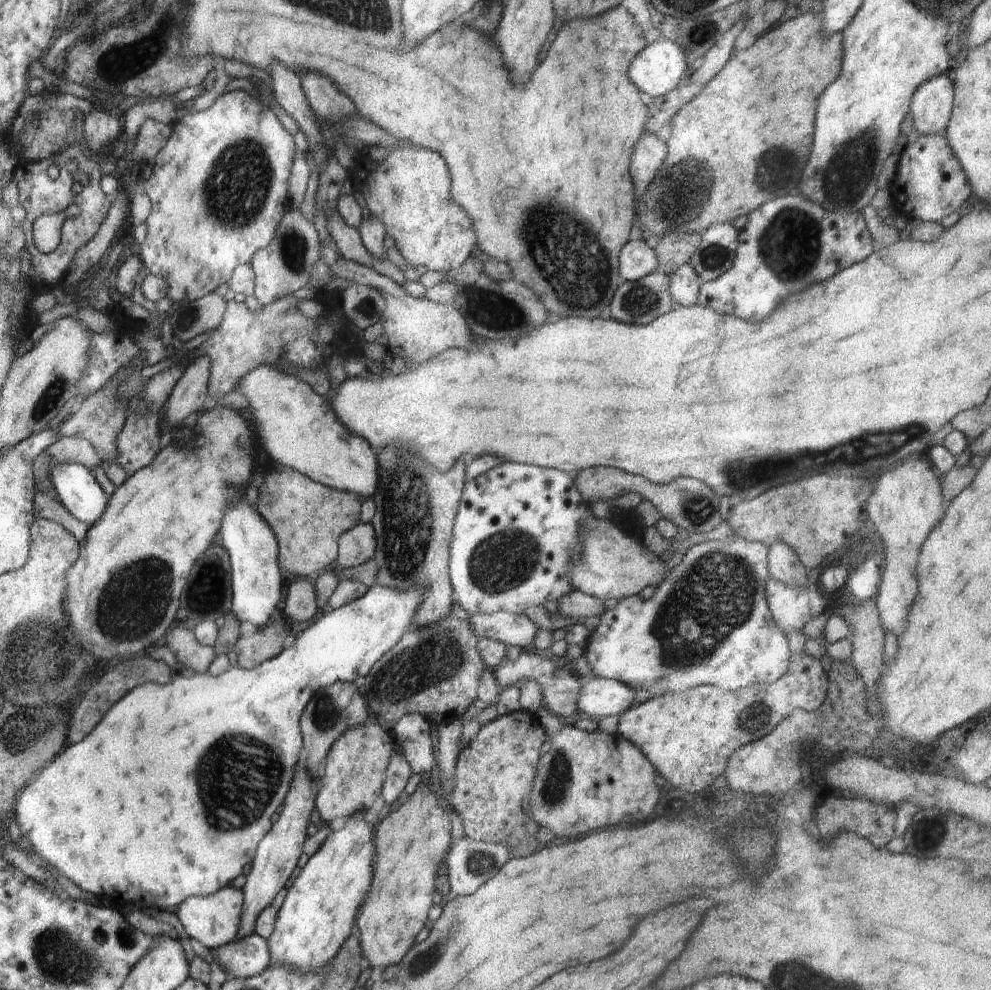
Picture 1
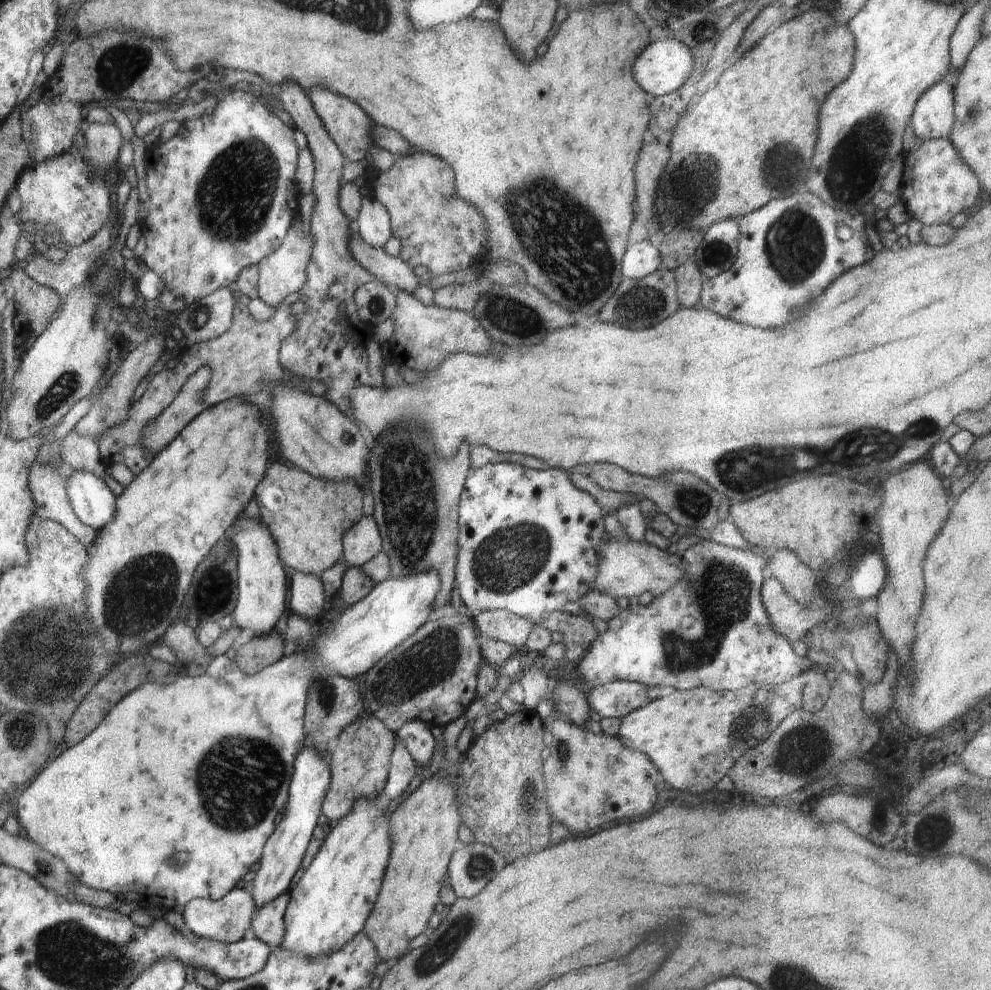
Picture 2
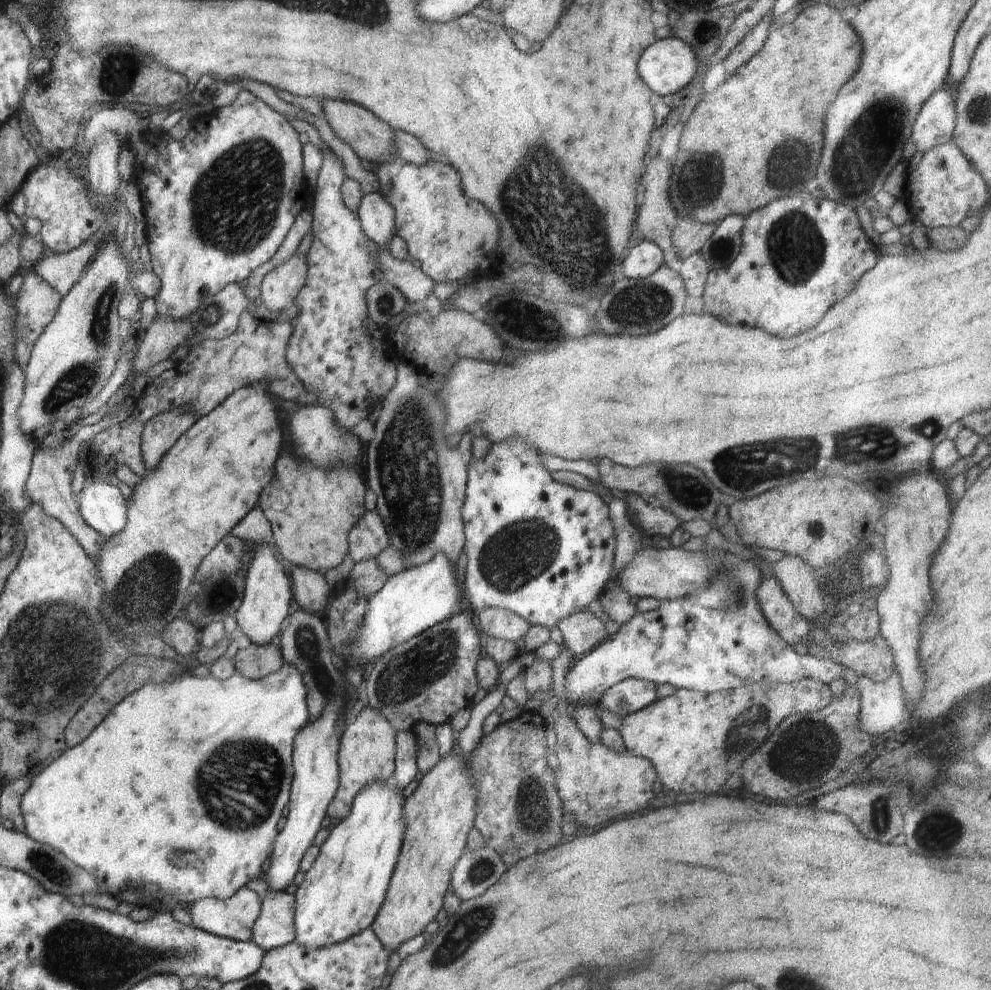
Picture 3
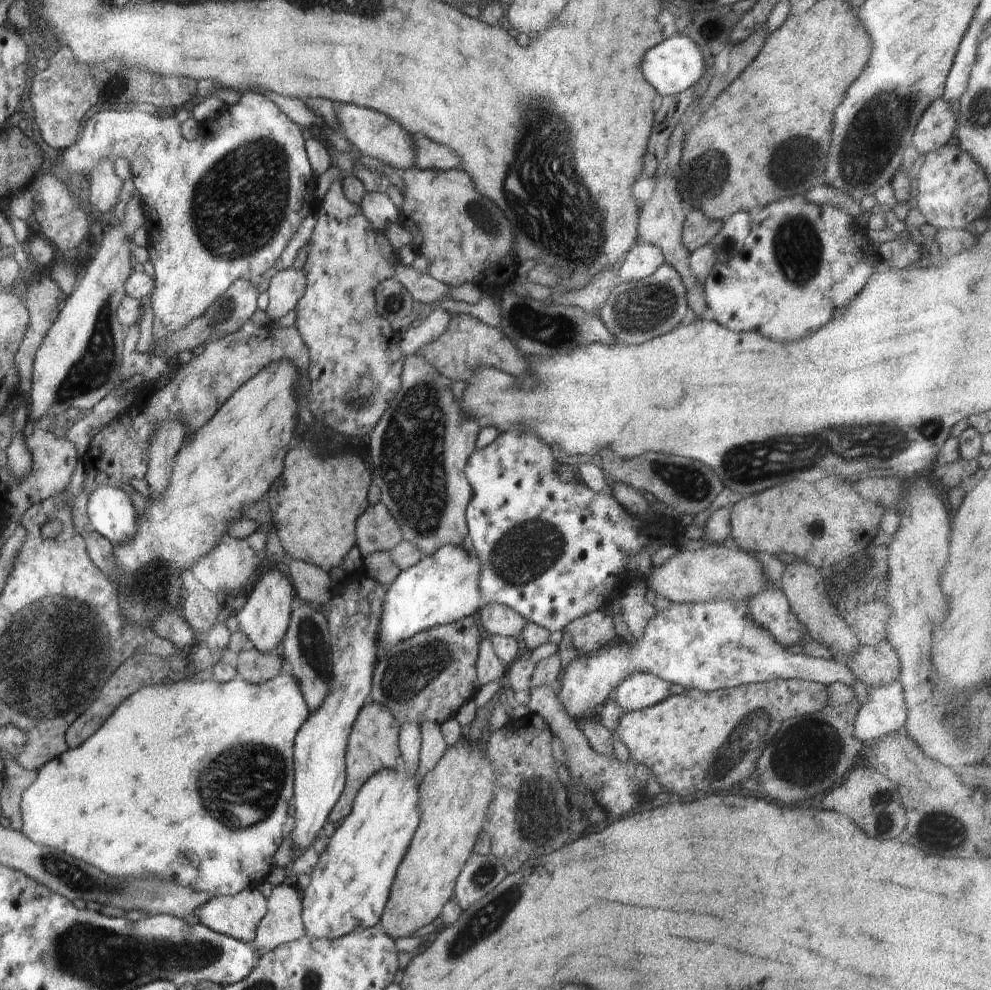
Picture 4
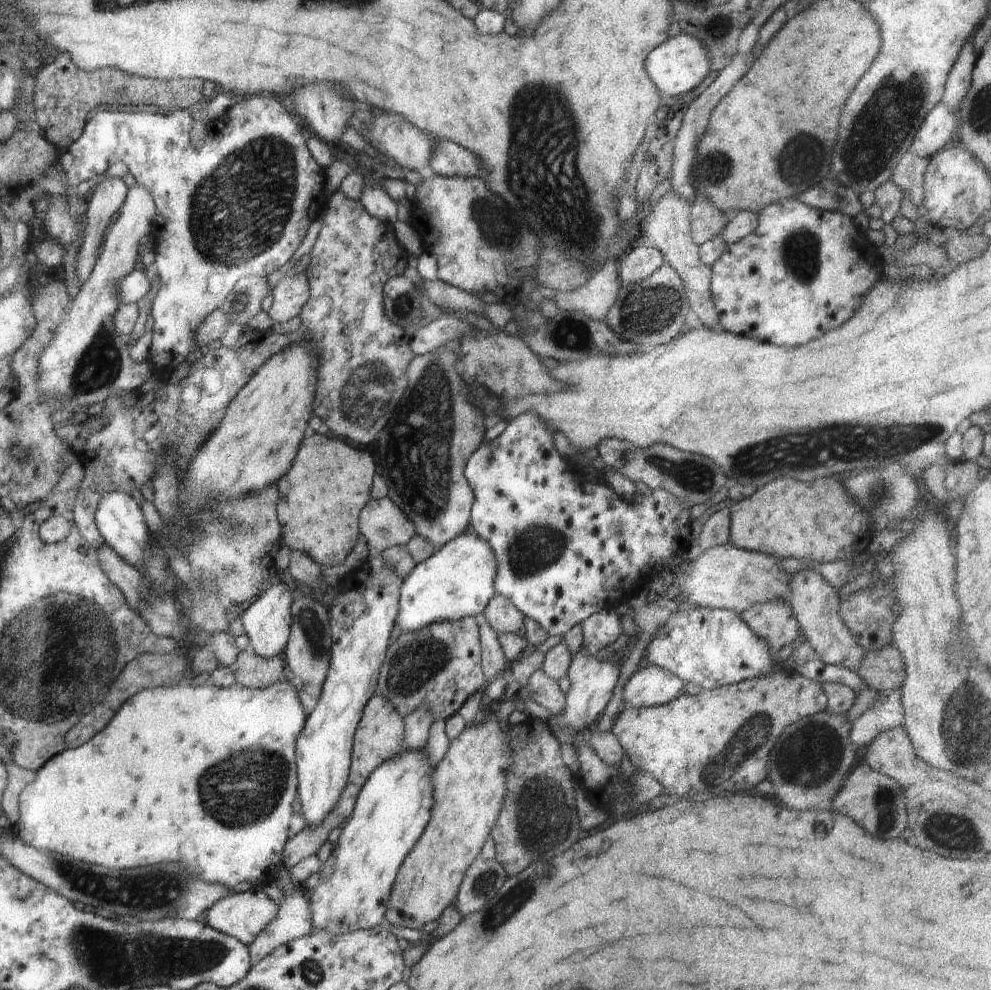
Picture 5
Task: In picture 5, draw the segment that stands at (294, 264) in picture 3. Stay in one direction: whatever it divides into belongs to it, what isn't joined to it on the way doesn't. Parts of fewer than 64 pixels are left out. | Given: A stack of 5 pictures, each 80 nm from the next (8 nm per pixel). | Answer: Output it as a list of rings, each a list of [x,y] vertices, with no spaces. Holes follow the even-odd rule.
[[[288,273],[277,277],[272,290],[273,302],[268,314],[274,323],[282,324],[300,314],[300,308],[310,298],[310,288],[304,273]]]

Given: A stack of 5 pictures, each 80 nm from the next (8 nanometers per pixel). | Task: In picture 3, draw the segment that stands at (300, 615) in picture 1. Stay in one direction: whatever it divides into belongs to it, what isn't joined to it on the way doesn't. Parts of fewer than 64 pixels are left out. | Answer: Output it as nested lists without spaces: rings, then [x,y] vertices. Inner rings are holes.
[[[292,566],[292,582],[292,596],[302,610],[316,614],[326,608],[332,589],[323,574],[301,566]]]

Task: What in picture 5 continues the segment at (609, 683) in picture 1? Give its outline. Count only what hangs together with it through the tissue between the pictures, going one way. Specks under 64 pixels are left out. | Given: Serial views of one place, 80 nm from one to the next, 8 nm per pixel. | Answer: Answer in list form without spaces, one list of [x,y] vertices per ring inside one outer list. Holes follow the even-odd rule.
[[[648,666],[632,674],[624,685],[622,696],[626,707],[661,706],[683,695],[684,686],[685,682],[668,670]]]

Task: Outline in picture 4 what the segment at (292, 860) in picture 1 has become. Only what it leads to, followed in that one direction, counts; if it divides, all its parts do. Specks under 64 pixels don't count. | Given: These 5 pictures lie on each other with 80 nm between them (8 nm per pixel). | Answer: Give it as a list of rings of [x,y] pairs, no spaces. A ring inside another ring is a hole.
[[[352,574],[345,580],[340,594],[331,597],[328,624],[332,654],[332,684],[324,703],[302,724],[293,745],[294,824],[290,842],[294,854],[311,847],[322,833],[334,804],[344,791],[346,783],[346,742],[360,710],[368,701],[372,688],[374,664],[378,658],[378,620],[382,616],[382,598],[386,586],[366,574]]]

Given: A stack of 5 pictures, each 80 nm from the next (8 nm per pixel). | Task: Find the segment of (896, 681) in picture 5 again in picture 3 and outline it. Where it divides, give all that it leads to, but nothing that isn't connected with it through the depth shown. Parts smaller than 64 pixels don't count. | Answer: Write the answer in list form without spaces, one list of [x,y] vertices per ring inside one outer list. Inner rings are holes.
[[[875,633],[867,642],[847,643],[839,649],[828,645],[831,659],[840,665],[852,669],[856,675],[874,681],[886,680],[895,668],[894,658],[888,644],[879,633]]]

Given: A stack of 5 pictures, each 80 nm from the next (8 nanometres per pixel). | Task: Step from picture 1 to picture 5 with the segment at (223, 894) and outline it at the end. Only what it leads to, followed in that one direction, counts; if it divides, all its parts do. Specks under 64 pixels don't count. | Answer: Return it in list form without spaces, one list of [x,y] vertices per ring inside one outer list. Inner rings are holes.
[[[247,891],[242,893],[232,893],[229,896],[220,898],[214,902],[209,910],[206,910],[206,924],[214,930],[221,931],[223,934],[236,938],[245,946],[249,946],[262,933],[272,920],[276,919],[278,906],[276,902],[270,900],[263,891]]]

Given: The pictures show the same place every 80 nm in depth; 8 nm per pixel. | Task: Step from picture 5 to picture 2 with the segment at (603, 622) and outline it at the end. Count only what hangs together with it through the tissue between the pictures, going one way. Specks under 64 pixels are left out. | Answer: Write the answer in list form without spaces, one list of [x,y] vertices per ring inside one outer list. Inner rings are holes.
[[[563,611],[546,614],[546,618],[538,625],[548,628],[551,632],[562,634],[565,645],[564,662],[582,660],[590,649],[592,640],[597,636],[597,630],[590,620],[582,616],[574,616]]]

